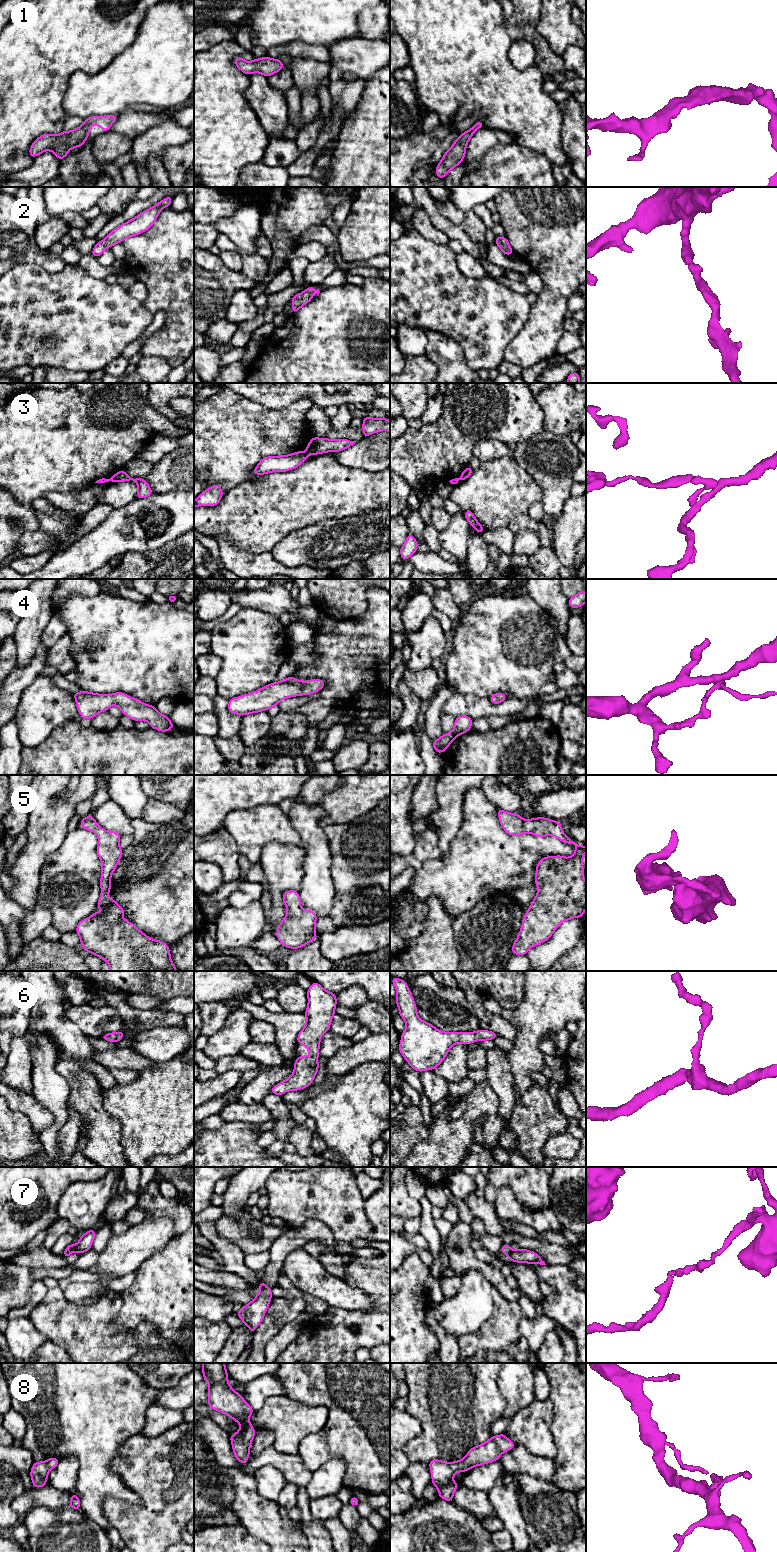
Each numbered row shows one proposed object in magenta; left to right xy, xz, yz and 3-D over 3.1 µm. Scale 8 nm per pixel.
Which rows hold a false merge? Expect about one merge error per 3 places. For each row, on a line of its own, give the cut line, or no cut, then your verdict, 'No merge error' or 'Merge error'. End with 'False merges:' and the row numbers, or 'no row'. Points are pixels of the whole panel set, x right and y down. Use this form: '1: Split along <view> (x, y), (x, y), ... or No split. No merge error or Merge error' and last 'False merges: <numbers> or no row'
1: No split. No merge error
2: No split. No merge error
3: Split along xz (306, 451), (308, 454). Merge error
4: No split. No merge error
5: No split. No merge error
6: No split. No merge error
7: Split along yz (513, 1250), (507, 1255). Merge error
8: No split. No merge error
False merges: 3, 7

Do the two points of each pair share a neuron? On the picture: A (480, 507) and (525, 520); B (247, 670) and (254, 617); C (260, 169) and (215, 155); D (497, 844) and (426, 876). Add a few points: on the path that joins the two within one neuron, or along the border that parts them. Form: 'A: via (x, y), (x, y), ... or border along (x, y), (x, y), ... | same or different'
A: border along (526, 513), (515, 516), (507, 526) | different
B: via (252, 657), (254, 630) | same
C: border along (261, 161), (245, 164), (238, 176) | different
D: via (479, 862), (465, 876), (444, 876) | same

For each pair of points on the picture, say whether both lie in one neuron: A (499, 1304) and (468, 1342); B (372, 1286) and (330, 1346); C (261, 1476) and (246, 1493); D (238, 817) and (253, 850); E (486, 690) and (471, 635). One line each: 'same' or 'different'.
A: same
B: same
C: different
D: same
E: same

